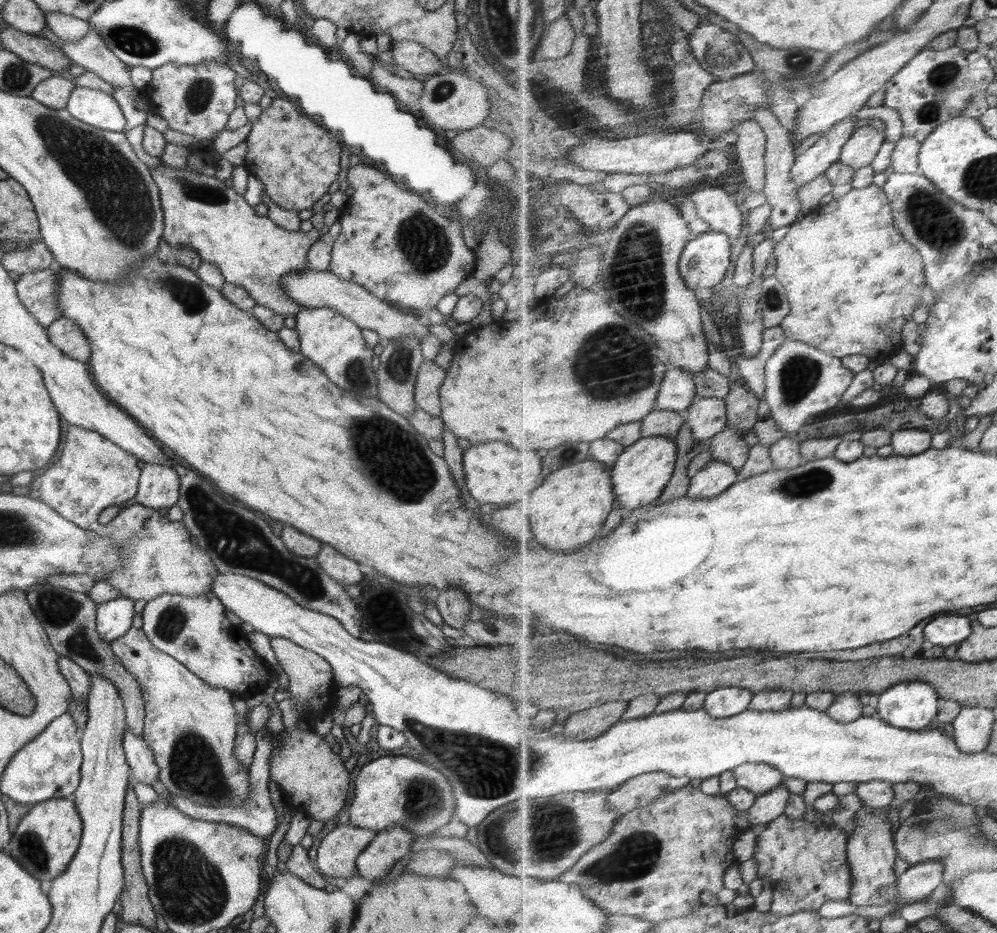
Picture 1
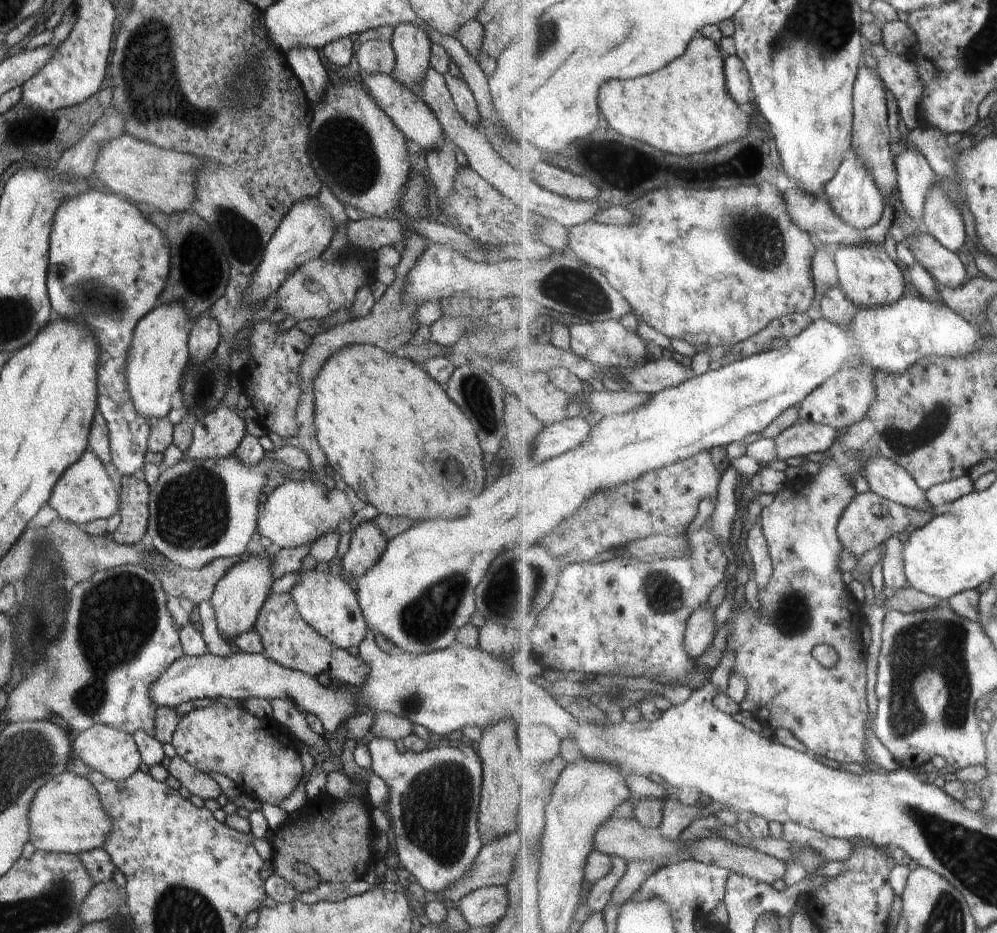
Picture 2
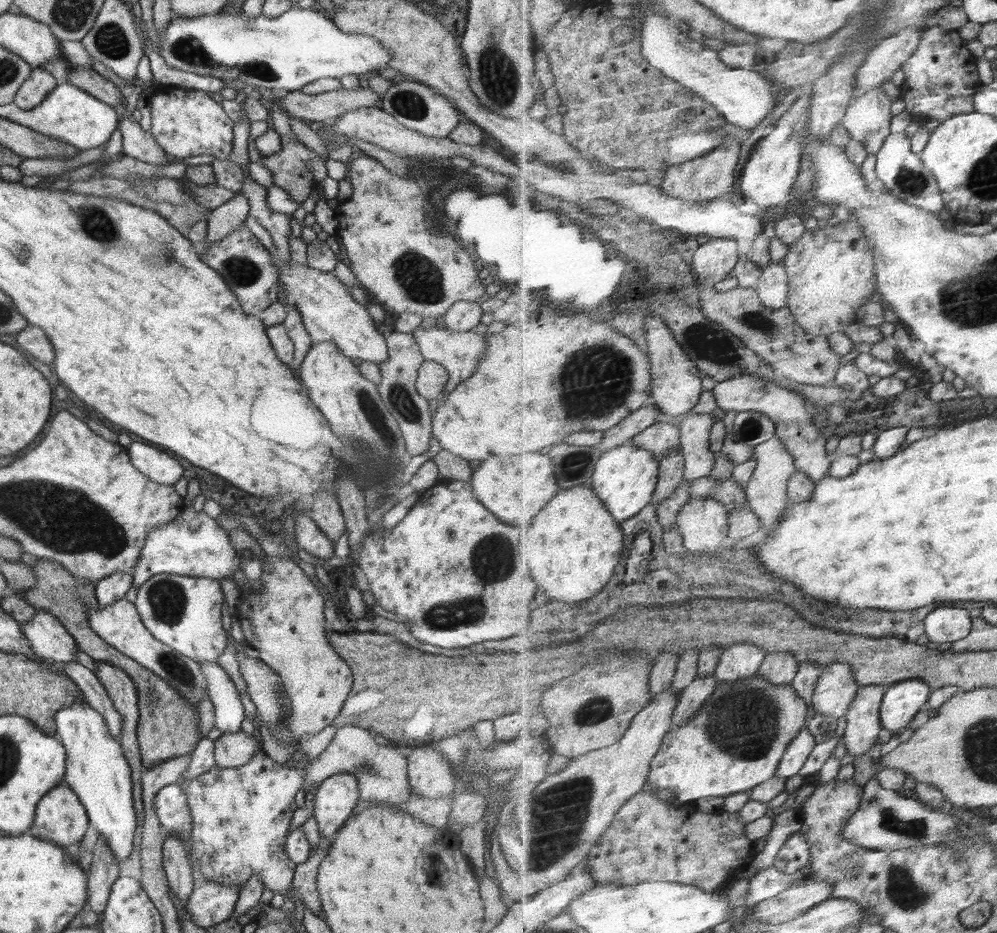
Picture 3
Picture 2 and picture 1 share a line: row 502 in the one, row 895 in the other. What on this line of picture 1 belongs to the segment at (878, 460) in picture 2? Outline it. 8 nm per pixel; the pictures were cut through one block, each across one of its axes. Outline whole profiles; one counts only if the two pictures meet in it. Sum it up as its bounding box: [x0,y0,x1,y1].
[898,862,946,904]

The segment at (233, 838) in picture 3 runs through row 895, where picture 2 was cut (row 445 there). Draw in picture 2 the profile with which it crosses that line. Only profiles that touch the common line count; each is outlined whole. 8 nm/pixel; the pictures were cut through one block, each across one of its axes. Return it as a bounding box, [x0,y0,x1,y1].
[148,445,310,570]

